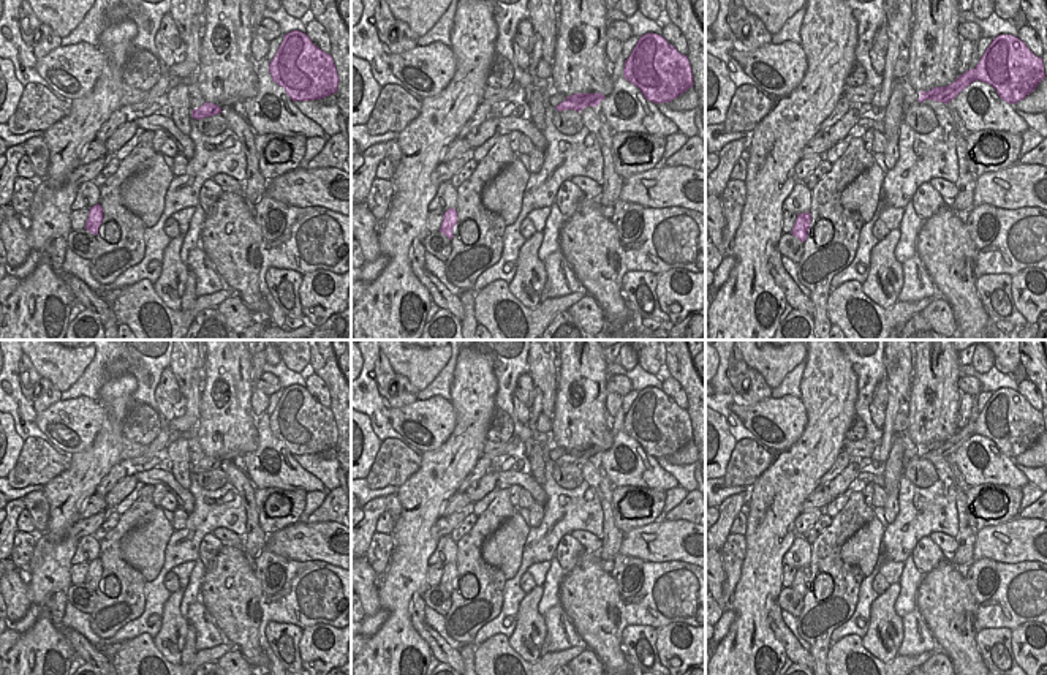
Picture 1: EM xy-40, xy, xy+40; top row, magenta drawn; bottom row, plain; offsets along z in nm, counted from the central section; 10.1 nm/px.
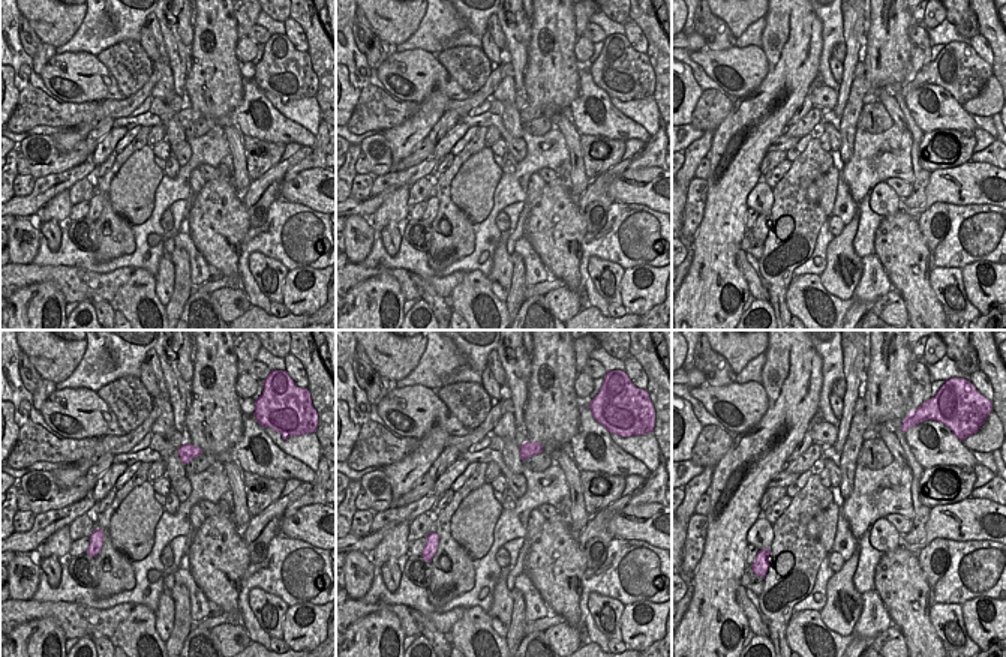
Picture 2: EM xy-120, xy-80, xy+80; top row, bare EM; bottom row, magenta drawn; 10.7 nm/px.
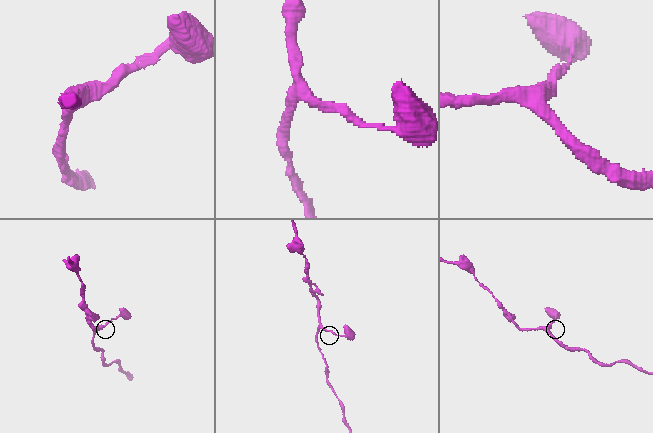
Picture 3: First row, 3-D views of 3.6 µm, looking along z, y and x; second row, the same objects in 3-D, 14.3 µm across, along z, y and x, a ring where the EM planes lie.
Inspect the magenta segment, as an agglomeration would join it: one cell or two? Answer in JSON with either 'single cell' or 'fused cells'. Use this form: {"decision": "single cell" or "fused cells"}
{"decision": "single cell"}

